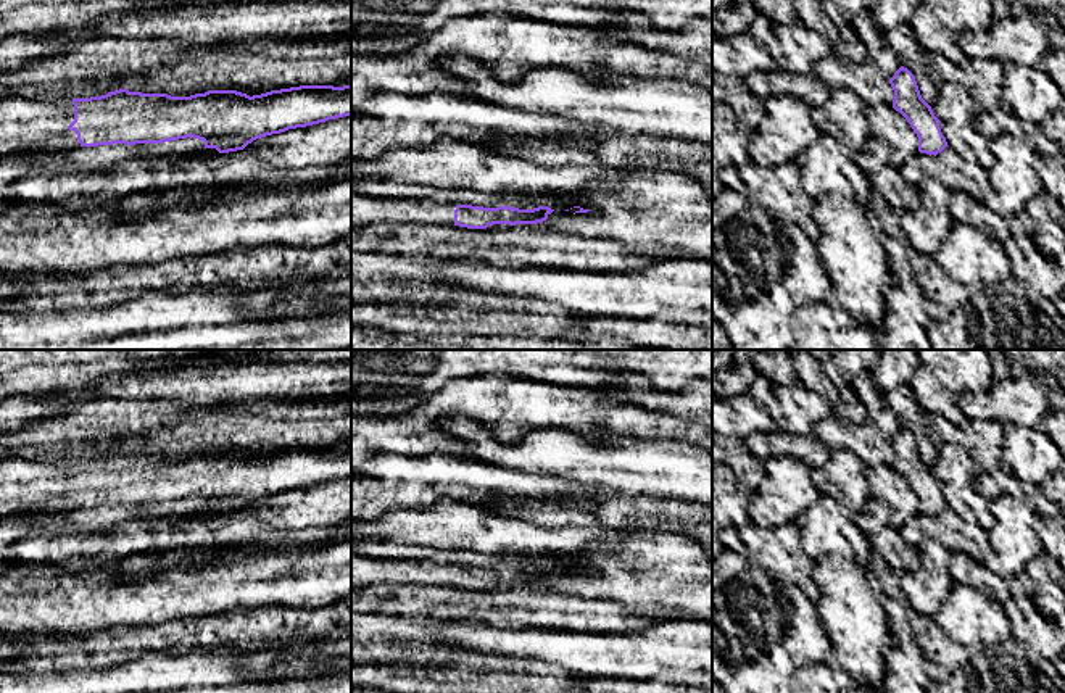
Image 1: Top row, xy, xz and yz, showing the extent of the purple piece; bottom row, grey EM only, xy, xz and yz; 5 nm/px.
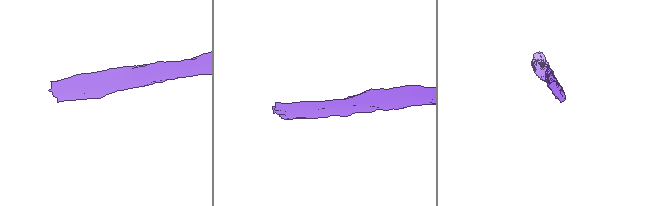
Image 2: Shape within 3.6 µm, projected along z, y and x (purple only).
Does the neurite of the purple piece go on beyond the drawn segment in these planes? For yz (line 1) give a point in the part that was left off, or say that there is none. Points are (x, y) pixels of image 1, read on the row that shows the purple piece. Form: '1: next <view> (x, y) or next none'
1: next none

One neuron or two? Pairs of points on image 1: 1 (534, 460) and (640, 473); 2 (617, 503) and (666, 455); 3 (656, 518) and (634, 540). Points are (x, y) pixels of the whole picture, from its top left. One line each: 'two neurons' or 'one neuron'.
1: one neuron
2: two neurons
3: two neurons

